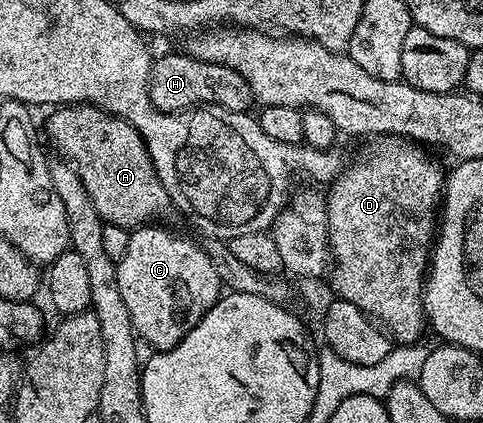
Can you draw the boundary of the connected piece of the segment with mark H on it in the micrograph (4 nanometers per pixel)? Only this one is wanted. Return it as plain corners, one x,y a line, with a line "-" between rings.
185,51
169,53
166,57
158,56
154,60
149,76
149,94
154,107
164,113
179,113
194,107
216,107
232,113
244,113
255,105
251,87
247,87
247,79
243,79
239,71
190,57

